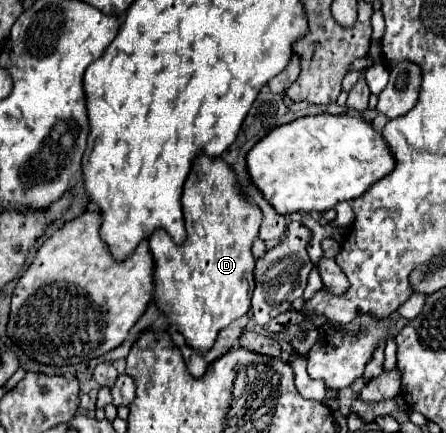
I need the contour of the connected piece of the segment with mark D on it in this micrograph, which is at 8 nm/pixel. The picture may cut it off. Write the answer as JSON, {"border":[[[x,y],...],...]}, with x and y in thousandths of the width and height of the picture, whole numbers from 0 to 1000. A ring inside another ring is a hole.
{"border":[[[448,358],[435,376],[435,390],[426,409],[413,423],[408,446],[408,483],[413,483],[413,510],[422,547],[413,566],[395,566],[372,533],[350,533],[336,552],[336,584],[345,589],[345,686],[341,695],[350,709],[381,727],[381,755],[395,755],[413,774],[413,788],[422,801],[430,801],[439,815],[462,815],[475,806],[484,774],[493,760],[502,760],[511,746],[529,741],[534,732],[552,727],[561,714],[561,686],[570,667],[570,589],[565,589],[565,561],[578,547],[583,529],[583,483],[565,473],[556,460],[547,460],[543,441],[529,432],[529,409],[520,390],[498,367],[475,367]]]}

